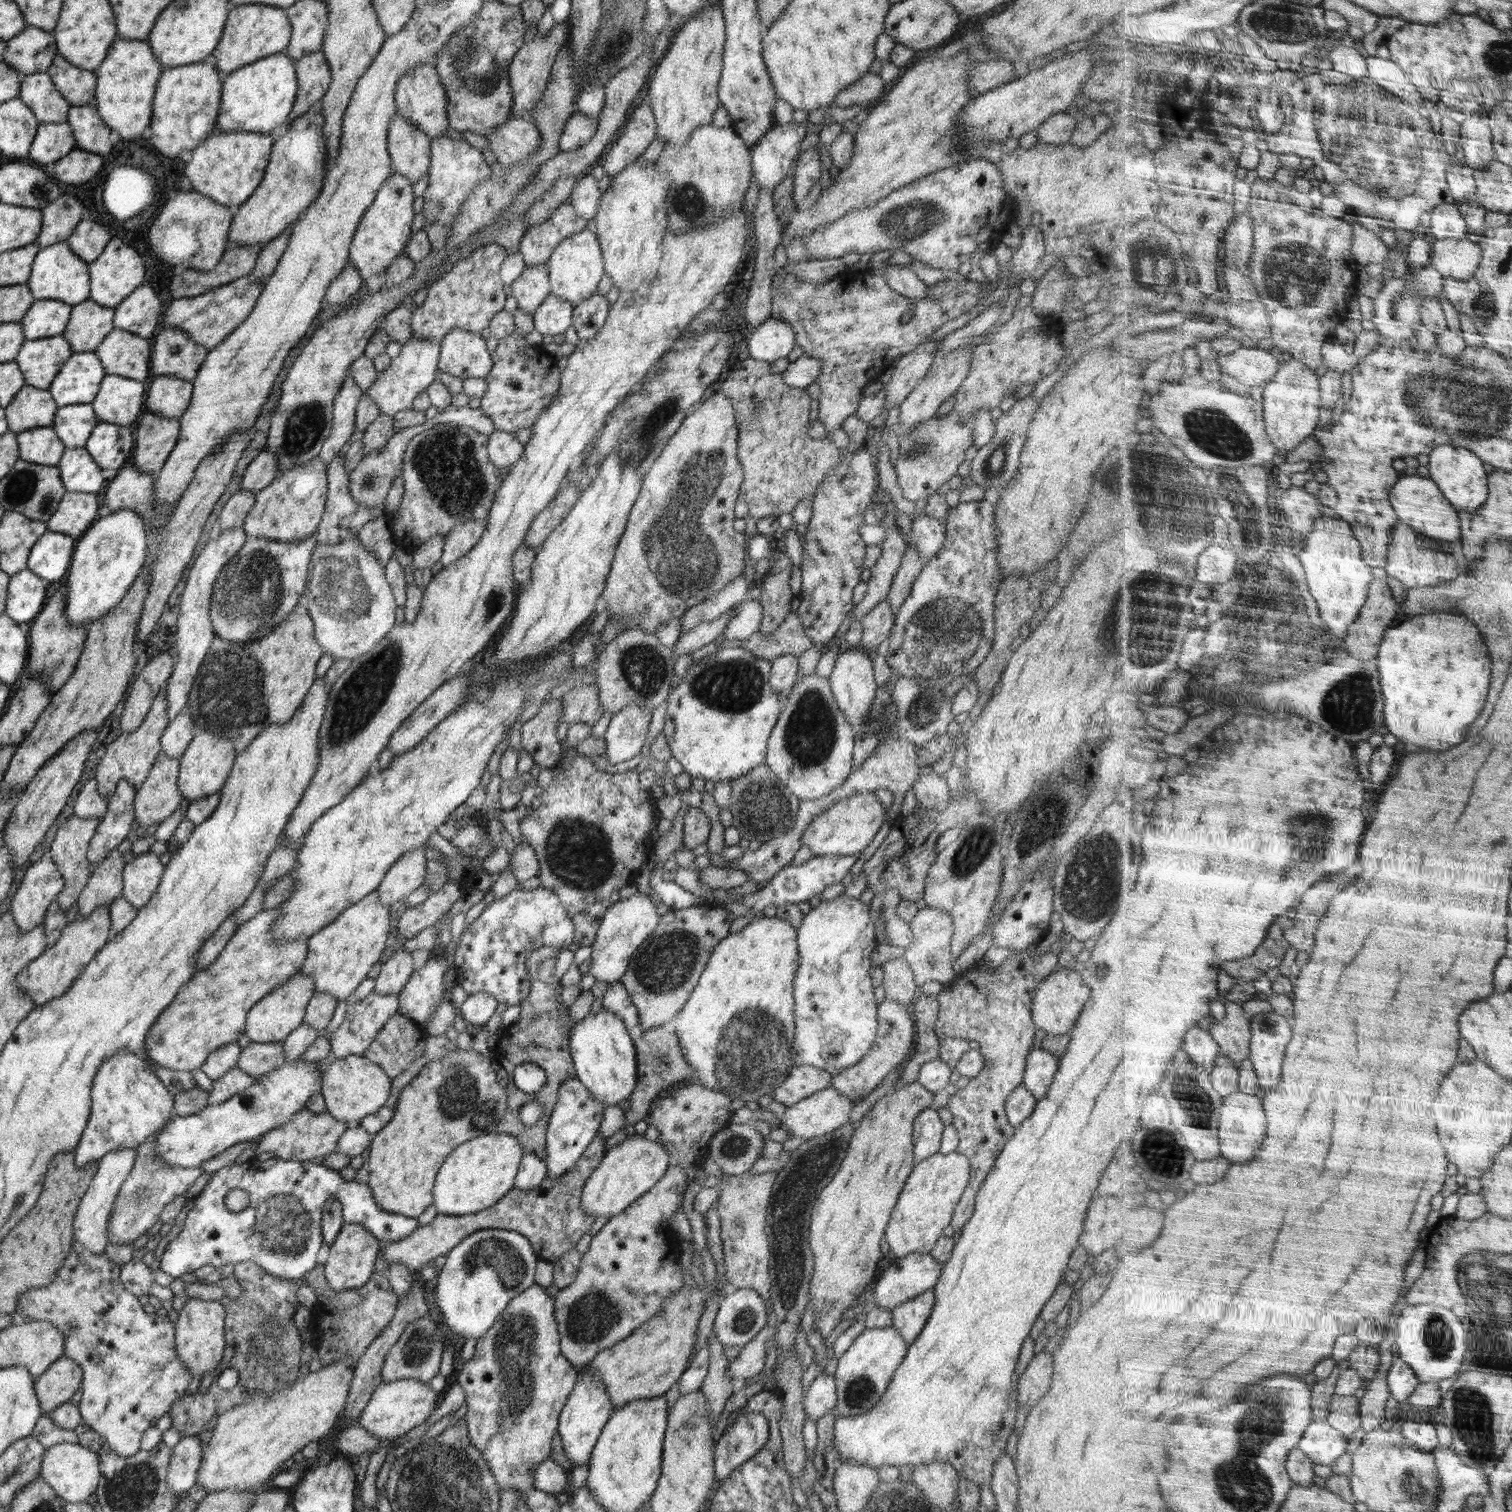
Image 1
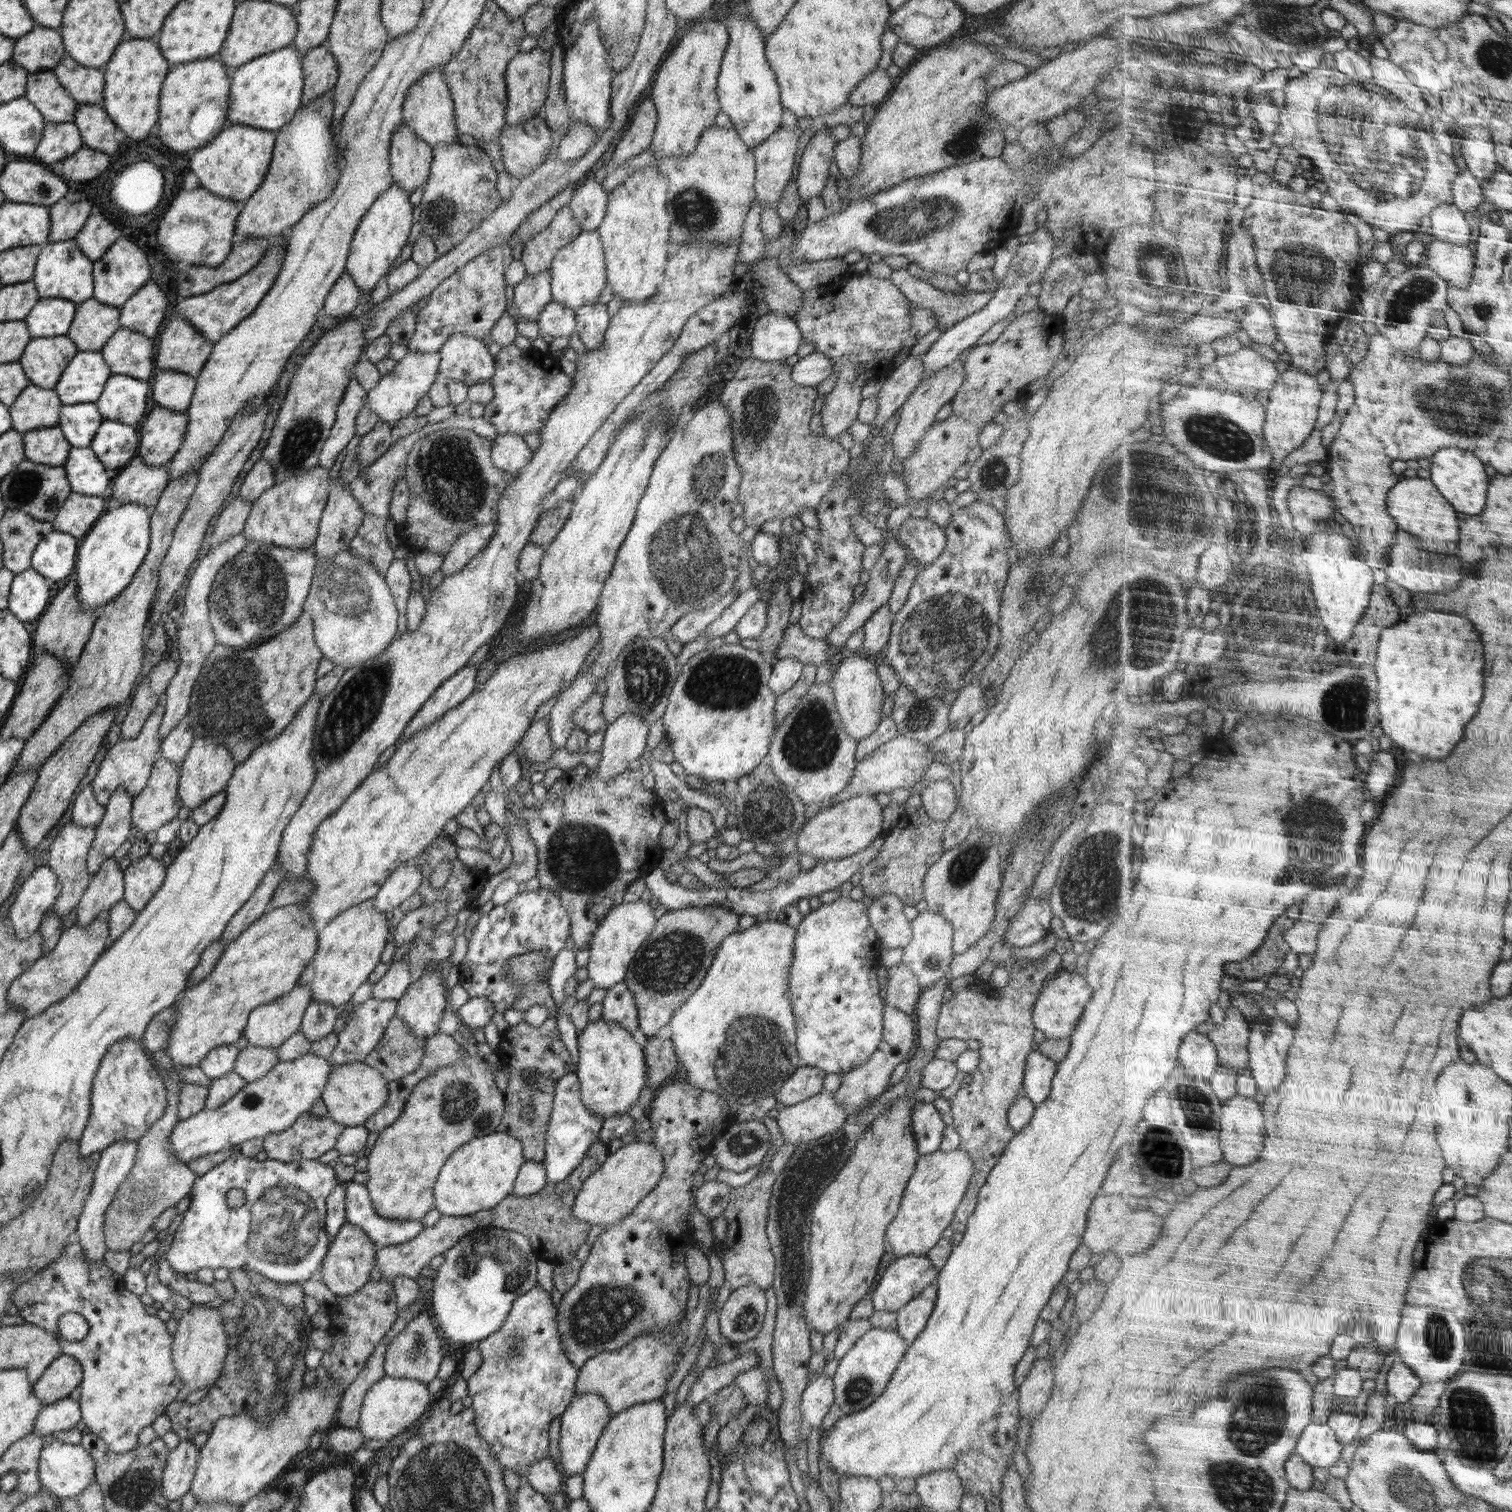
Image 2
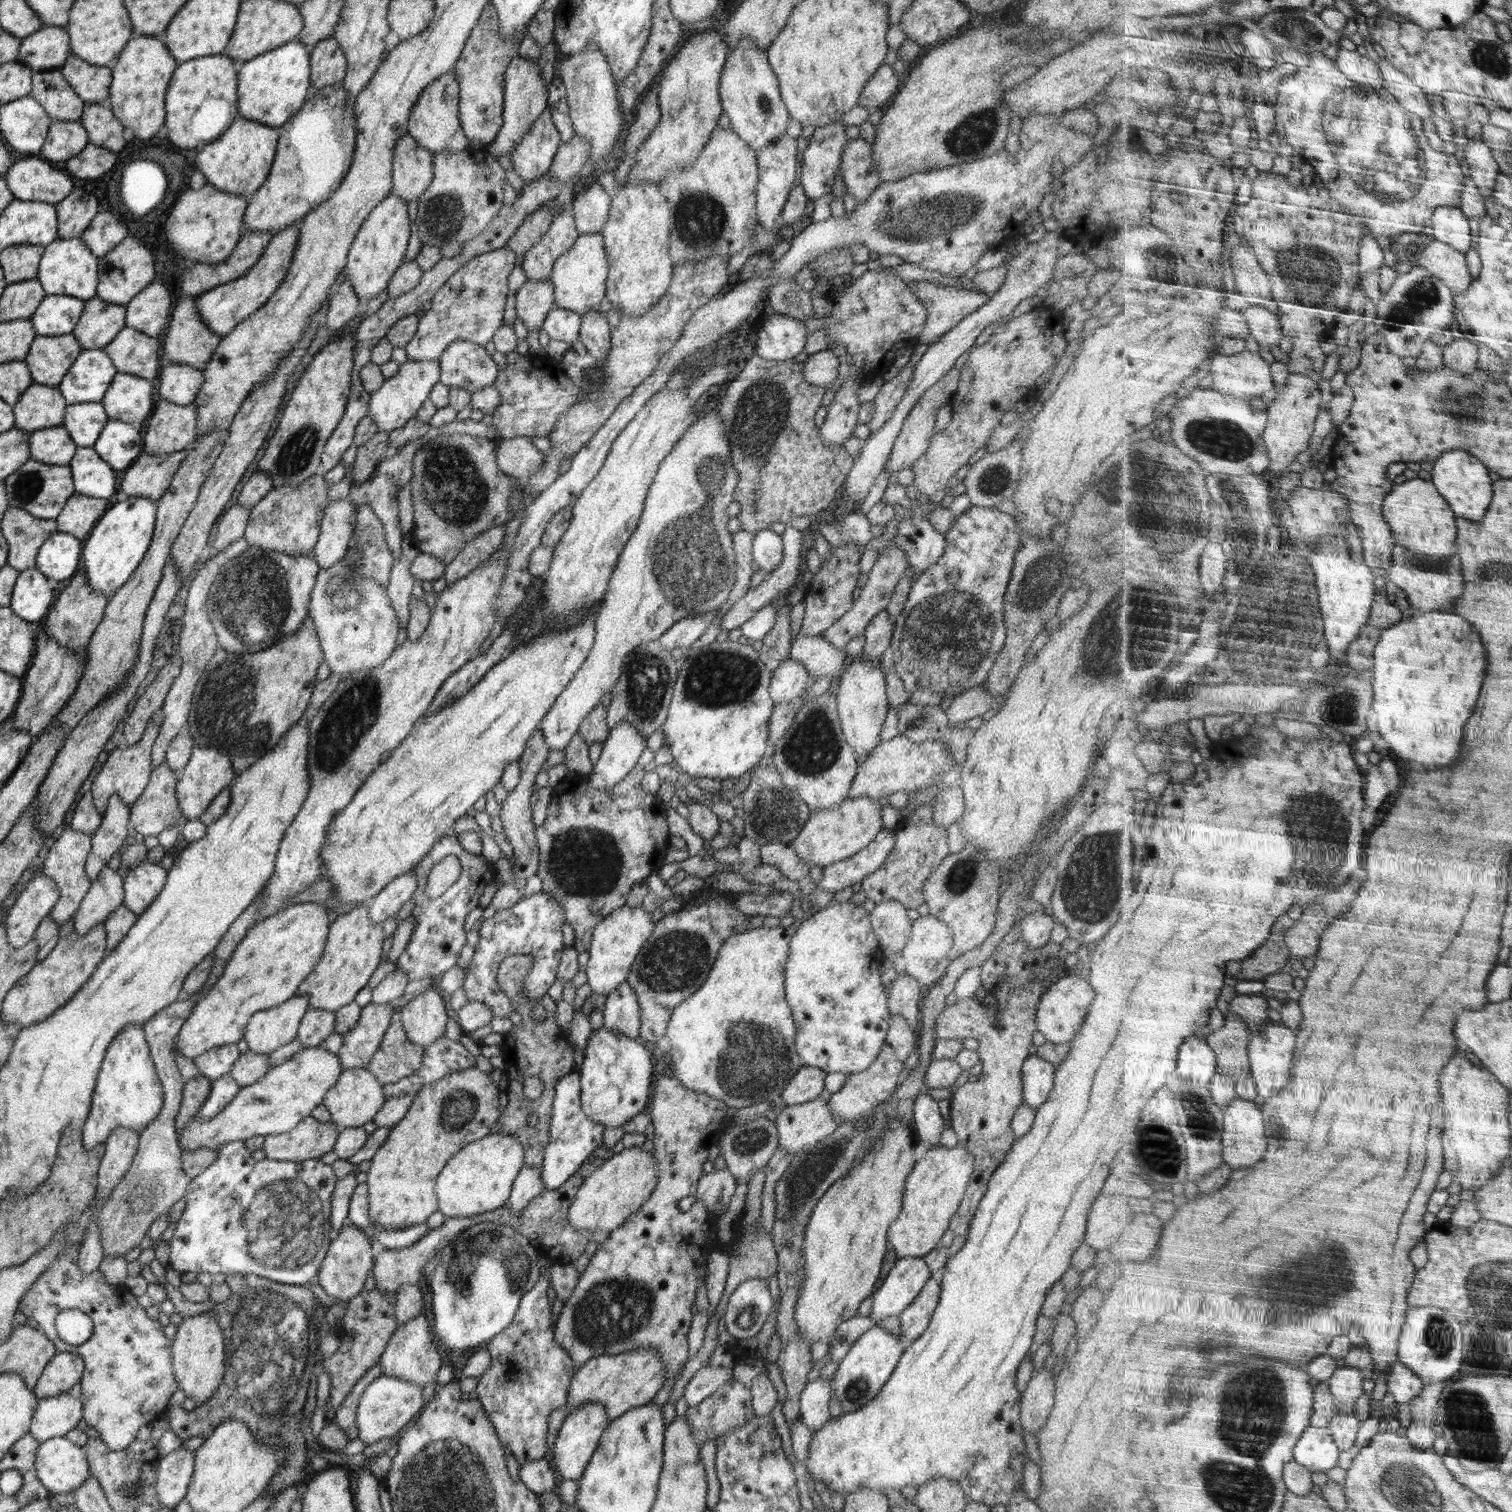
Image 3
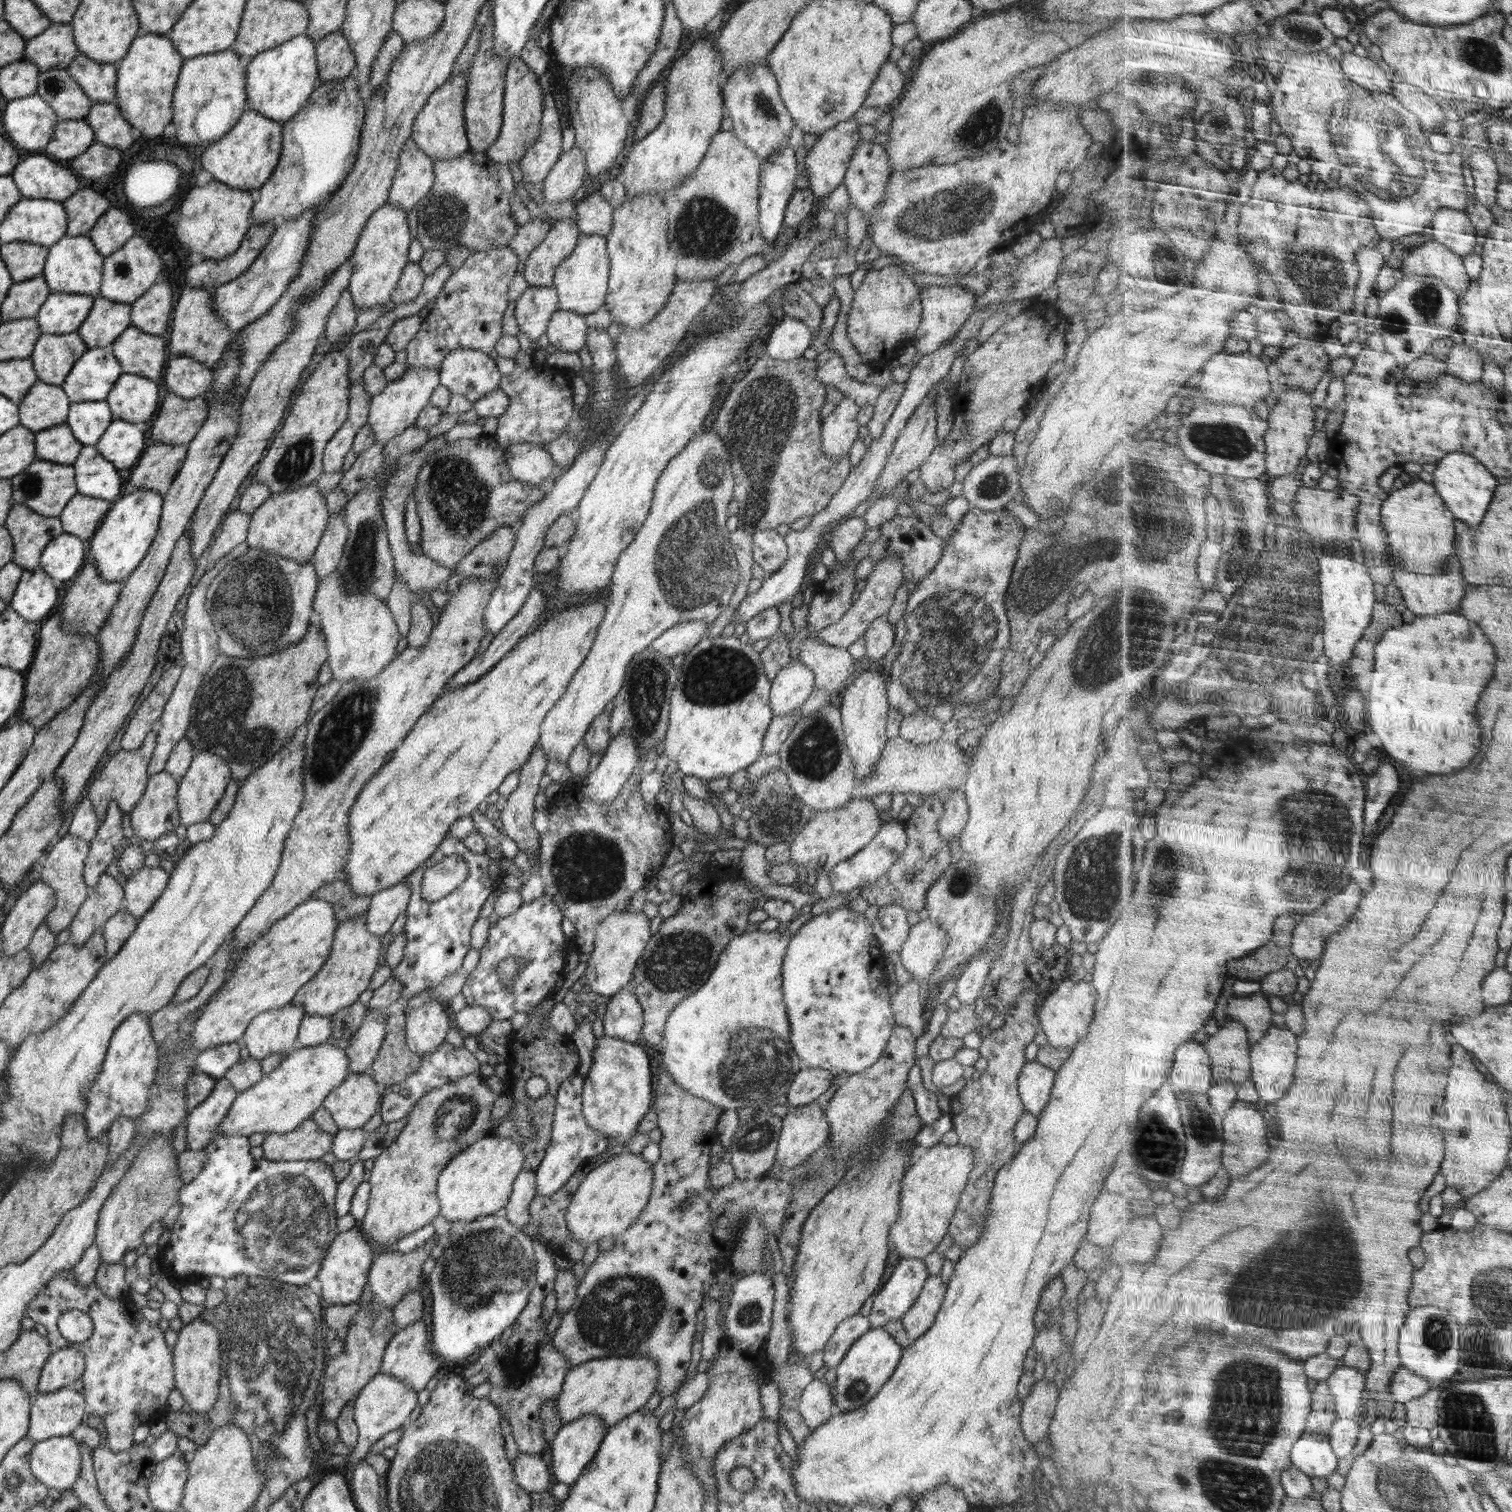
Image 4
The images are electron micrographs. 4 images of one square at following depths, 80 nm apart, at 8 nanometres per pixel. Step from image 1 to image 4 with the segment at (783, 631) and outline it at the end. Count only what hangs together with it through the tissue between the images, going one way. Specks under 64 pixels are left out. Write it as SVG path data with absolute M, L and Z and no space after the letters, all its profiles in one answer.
M813 634L801 644L798 659L801 664L812 670L815 686L828 691L829 694L836 692L841 695L856 676L856 660L852 659L848 650L826 646L816 640Z

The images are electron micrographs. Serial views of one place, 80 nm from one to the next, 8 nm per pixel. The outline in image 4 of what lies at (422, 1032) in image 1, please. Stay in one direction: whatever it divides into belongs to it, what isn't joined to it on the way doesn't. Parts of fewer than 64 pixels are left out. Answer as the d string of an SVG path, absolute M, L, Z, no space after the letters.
M400 1028L385 1034L368 1072L379 1087L398 1084L420 1068L421 1056L410 1050L404 1036L405 1030Z

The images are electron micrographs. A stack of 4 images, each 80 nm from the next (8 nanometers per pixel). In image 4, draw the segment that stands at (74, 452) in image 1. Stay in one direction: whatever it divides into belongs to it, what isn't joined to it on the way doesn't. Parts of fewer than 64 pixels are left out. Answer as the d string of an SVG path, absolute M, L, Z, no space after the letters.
M83 446L74 461L77 492L114 502L120 495L123 477L95 446Z

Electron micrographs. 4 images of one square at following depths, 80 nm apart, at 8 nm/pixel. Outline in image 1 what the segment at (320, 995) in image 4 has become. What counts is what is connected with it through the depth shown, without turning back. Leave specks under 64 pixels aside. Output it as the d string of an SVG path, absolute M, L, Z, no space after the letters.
M377 890L349 906L333 921L308 937L308 954L301 972L315 984L315 992L332 995L339 1000L351 1000L356 987L368 977L368 972L380 961L385 950L384 942L394 933L389 907L380 904Z

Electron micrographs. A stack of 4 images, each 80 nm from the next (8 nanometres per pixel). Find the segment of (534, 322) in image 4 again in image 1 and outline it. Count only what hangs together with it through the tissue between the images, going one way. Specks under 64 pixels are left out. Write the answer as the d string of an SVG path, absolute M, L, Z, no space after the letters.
M543 264L525 266L524 271L512 284L512 296L517 300L517 306L528 314L534 314L538 305L551 294L549 273Z

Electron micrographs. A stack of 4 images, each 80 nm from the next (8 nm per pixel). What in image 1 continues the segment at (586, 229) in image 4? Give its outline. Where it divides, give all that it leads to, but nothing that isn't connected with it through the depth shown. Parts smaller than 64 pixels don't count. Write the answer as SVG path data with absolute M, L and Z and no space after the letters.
M586 173L576 179L572 195L570 196L570 206L574 208L582 220L587 221L588 228L594 225L594 218L598 214L598 206L602 200L603 193L600 193L599 182L592 175Z

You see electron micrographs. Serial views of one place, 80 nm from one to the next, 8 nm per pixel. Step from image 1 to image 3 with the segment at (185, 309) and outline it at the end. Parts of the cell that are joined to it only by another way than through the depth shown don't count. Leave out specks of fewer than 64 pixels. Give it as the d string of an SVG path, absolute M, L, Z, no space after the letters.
M300 223L286 227L273 234L272 240L265 248L258 262L248 270L246 275L229 283L214 287L195 298L197 312L207 327L218 336L225 337L236 324L256 312L264 303L278 292L278 286L288 274L297 247Z

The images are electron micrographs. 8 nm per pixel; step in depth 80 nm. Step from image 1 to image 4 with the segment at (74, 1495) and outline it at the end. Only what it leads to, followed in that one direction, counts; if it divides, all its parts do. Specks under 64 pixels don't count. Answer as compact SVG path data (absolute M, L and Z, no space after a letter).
M71 1436L52 1437L34 1443L30 1455L34 1476L48 1488L73 1488L82 1468L81 1450Z

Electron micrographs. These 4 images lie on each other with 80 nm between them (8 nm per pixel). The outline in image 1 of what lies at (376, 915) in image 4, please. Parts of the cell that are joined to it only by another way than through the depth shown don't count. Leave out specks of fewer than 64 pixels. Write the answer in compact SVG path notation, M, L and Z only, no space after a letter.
M424 848L414 849L402 855L384 875L377 888L380 904L390 907L405 901L425 882L427 858Z

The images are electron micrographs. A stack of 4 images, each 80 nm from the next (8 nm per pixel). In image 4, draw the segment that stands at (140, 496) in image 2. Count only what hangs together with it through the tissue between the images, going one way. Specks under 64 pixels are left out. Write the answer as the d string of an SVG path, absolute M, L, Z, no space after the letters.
M152 441L132 469L129 484L165 495L186 458L189 444Z

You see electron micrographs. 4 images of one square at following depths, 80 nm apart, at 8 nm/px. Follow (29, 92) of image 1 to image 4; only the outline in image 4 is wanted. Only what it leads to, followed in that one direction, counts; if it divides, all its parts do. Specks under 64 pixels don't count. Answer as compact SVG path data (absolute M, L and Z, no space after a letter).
M66 68L40 72L36 92L54 109L58 118L64 120L86 118L94 103Z

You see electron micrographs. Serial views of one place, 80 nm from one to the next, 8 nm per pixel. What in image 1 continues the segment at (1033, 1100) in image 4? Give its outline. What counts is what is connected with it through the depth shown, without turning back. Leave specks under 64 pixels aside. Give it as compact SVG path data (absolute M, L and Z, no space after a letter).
M1031 1049L1022 1083L1034 1099L1042 1100L1046 1097L1058 1065L1059 1059L1046 1049Z

